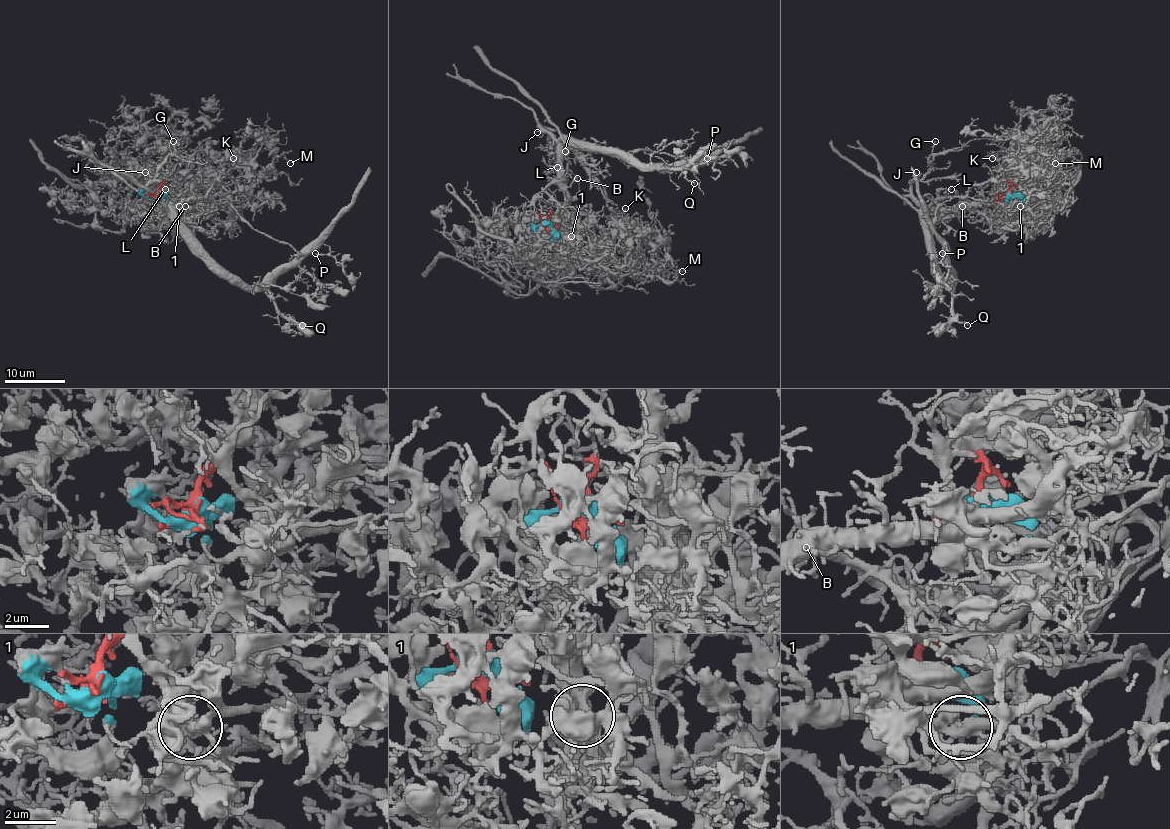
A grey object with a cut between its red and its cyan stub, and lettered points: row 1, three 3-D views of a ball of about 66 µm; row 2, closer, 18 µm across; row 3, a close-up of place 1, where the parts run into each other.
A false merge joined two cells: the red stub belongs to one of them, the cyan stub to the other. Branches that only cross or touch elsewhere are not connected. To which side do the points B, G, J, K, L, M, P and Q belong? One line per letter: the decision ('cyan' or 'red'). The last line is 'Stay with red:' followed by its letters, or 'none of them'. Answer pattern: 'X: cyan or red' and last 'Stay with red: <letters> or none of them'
B: red
G: red
J: red
K: cyan
L: red
M: cyan
P: red
Q: red
Stay with red: B, G, J, L, P, Q

